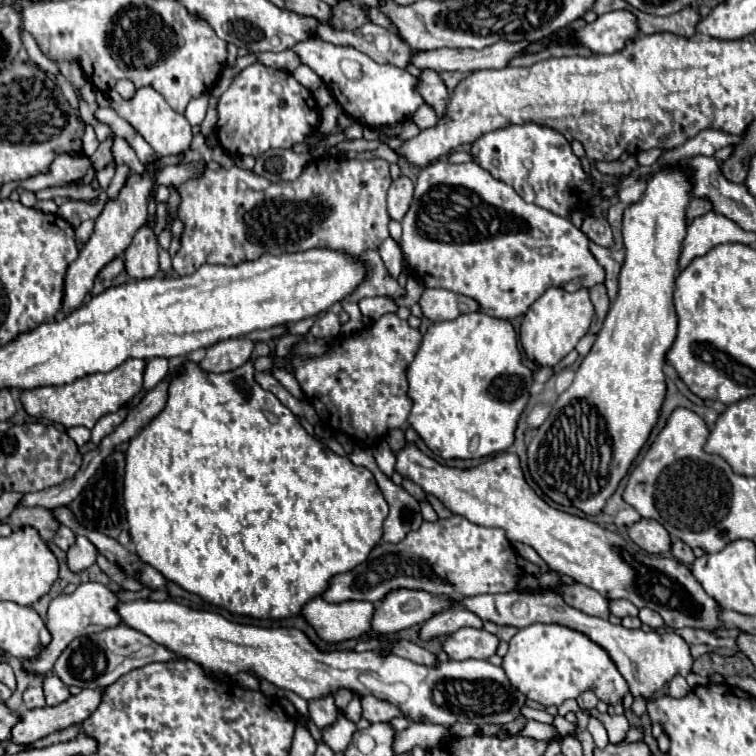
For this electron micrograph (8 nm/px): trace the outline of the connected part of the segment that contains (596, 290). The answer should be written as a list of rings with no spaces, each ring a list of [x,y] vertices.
[[[598,283],[590,289],[590,297],[592,297],[592,303],[594,303],[594,309],[596,309],[596,315],[594,315],[594,329],[592,331],[598,331],[606,313],[608,313],[608,307],[610,307],[610,301],[608,301],[608,295],[606,295],[606,287],[604,283]]]

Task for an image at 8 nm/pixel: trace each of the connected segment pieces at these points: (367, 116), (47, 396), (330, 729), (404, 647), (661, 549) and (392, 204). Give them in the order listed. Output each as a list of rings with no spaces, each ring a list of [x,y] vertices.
[[[312,37],[298,43],[294,51],[300,55],[304,65],[308,65],[320,79],[324,79],[326,87],[332,89],[334,99],[360,125],[384,127],[402,123],[402,119],[408,121],[414,111],[424,103],[422,95],[416,89],[418,77],[412,77],[406,69],[380,65],[354,47],[338,47],[334,43]]]
[[[128,359],[120,367],[108,373],[94,373],[82,379],[76,379],[68,385],[54,385],[54,387],[38,387],[32,391],[24,391],[20,395],[20,403],[24,411],[36,419],[46,419],[52,423],[60,423],[66,429],[82,425],[92,429],[100,417],[106,413],[118,411],[126,405],[138,391],[142,391],[142,373],[146,363],[142,359]]]
[[[338,711],[338,717],[336,717],[336,721],[334,721],[332,725],[320,729],[322,741],[324,741],[334,753],[340,753],[340,751],[344,751],[344,749],[348,747],[348,743],[350,743],[350,739],[352,739],[354,731],[356,731],[356,725],[354,725],[352,721],[348,721],[342,711]]]
[[[398,641],[398,643],[392,645],[392,651],[394,651],[394,655],[406,657],[406,659],[410,659],[410,661],[414,661],[414,663],[420,663],[420,665],[434,667],[434,665],[438,663],[438,659],[436,659],[434,653],[422,649],[420,645],[416,645],[416,643],[412,643],[412,641]]]
[[[640,519],[628,529],[630,539],[652,555],[664,555],[670,551],[670,535],[668,531],[654,519]]]
[[[400,175],[398,179],[394,179],[388,189],[388,215],[400,221],[410,207],[412,195],[414,195],[414,183],[408,177]]]

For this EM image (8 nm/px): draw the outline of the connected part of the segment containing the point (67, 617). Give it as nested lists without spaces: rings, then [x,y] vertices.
[[[100,583],[78,585],[78,589],[72,595],[60,595],[60,597],[52,599],[52,603],[48,607],[48,619],[46,619],[46,627],[52,635],[52,641],[34,659],[28,661],[28,667],[24,667],[24,671],[44,677],[52,671],[58,655],[66,649],[66,645],[72,639],[82,637],[82,635],[90,635],[90,633],[96,633],[96,631],[104,631],[106,627],[120,625],[116,605],[118,605],[118,597]]]

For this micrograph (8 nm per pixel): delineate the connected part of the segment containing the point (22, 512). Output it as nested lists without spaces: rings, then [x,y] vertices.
[[[18,507],[12,511],[12,515],[8,519],[2,519],[2,521],[10,523],[14,529],[32,525],[34,529],[38,529],[40,537],[48,543],[52,541],[54,533],[60,527],[60,523],[54,517],[54,509],[46,509],[46,507]]]

